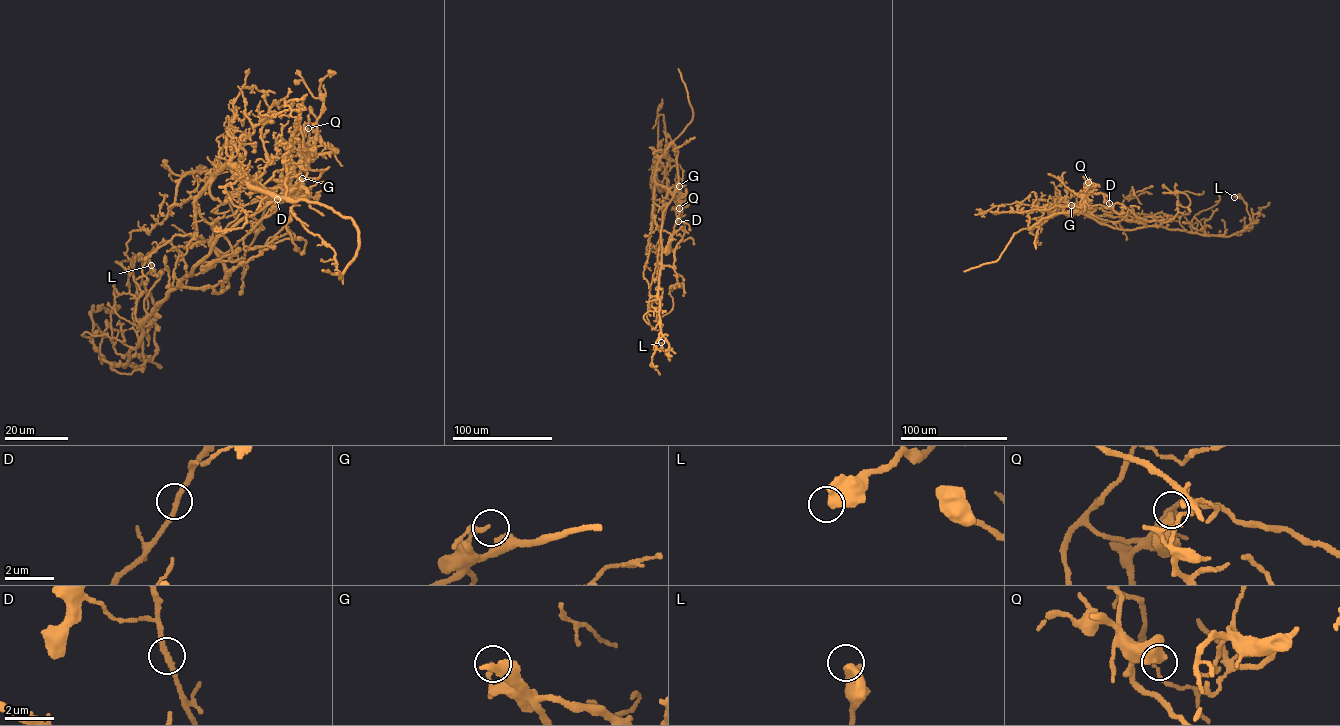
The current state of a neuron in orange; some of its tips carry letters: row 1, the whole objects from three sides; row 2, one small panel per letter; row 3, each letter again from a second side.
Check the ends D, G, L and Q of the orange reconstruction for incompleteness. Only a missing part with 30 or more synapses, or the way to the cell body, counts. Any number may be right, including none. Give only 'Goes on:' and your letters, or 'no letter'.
Goes on: no letter

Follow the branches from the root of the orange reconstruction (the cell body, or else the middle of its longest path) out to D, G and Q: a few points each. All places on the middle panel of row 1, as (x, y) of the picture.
D: (662, 220), (663, 212), (676, 191), (681, 195), (676, 209), (680, 218), (678, 221)
G: (662, 220), (663, 212), (679, 186)
Q: (662, 220), (663, 212), (676, 191), (681, 195), (676, 206), (679, 208)

